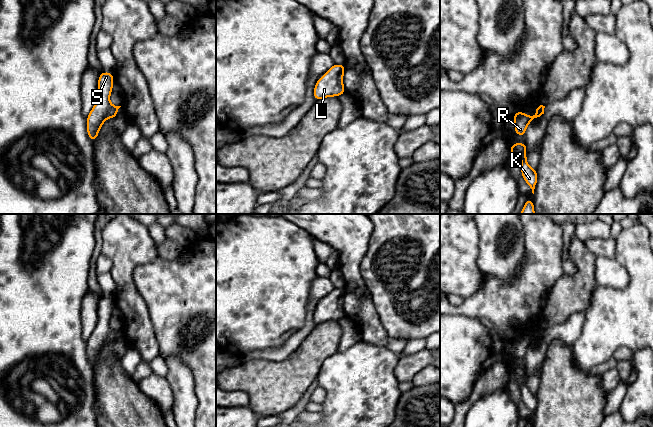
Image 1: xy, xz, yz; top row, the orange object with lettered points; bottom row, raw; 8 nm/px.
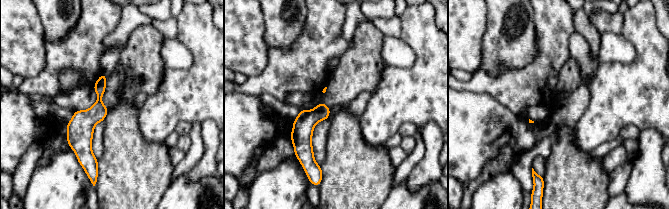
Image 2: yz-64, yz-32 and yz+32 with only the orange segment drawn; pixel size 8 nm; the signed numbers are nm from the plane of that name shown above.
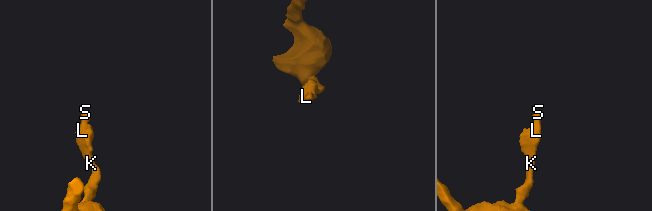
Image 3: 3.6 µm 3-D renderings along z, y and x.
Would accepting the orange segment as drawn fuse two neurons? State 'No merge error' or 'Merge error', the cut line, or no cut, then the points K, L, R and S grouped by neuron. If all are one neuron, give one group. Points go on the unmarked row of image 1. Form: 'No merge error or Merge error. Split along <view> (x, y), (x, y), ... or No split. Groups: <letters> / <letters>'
No merge error. No split. Groups: K L R S

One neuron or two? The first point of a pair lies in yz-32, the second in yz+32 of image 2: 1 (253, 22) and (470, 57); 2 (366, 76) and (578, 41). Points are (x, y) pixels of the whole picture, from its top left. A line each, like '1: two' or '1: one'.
1: one
2: two

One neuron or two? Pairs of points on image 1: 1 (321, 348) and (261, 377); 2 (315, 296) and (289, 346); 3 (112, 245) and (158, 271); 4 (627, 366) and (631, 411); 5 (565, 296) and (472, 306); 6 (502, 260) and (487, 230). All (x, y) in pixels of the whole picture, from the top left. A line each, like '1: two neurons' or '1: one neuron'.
1: one neuron
2: one neuron
3: two neurons
4: two neurons
5: two neurons
6: one neuron

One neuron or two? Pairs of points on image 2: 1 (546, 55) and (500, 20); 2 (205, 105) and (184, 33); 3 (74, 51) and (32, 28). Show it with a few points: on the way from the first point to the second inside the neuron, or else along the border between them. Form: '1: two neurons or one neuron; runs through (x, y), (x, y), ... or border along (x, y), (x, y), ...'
1: two neurons; border along (535, 25), (537, 54), (523, 67)
2: one neuron; runs through (205, 87), (205, 54), (202, 51)
3: two neurons; border along (46, 43), (46, 63), (44, 66)

